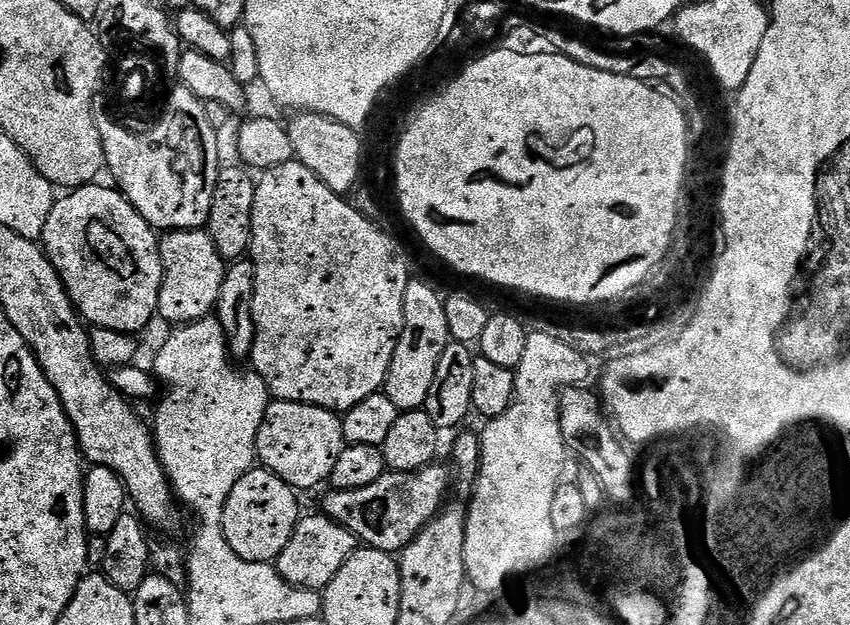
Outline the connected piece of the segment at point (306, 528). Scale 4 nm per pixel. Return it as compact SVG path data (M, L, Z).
M323 514L305 515L297 522L290 542L286 542L286 550L282 550L274 567L282 574L282 578L286 578L286 582L294 586L323 590L334 578L334 574L342 570L346 558L350 558L357 547L358 539L355 534L330 517Z

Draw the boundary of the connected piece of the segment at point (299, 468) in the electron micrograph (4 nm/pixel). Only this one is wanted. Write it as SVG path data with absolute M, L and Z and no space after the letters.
M273 399L269 403L256 439L259 463L297 490L316 488L323 480L325 483L345 447L344 421L337 413L289 400Z

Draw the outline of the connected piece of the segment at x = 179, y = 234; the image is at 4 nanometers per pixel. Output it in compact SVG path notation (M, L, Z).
M199 228L166 232L159 237L160 257L164 267L162 290L158 298L158 316L168 326L179 326L209 319L219 302L226 261L220 256L210 234Z

